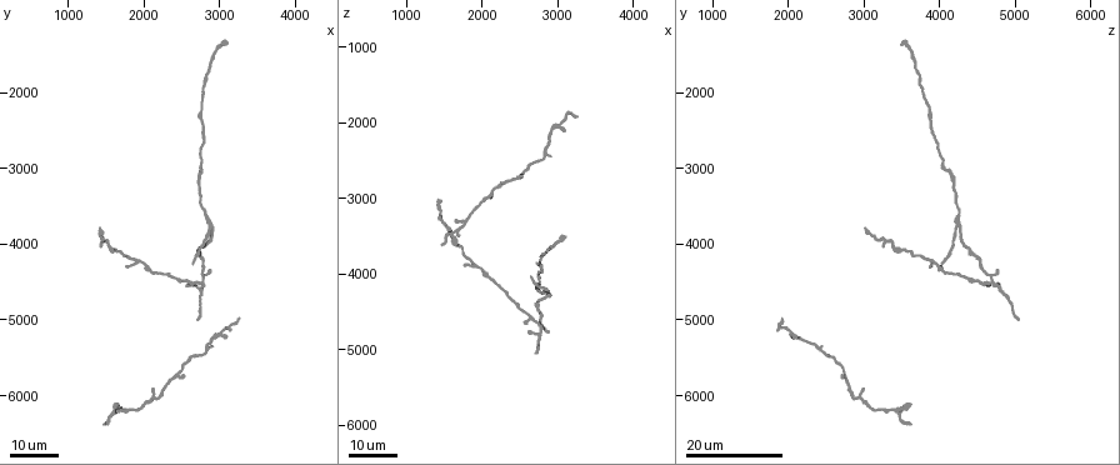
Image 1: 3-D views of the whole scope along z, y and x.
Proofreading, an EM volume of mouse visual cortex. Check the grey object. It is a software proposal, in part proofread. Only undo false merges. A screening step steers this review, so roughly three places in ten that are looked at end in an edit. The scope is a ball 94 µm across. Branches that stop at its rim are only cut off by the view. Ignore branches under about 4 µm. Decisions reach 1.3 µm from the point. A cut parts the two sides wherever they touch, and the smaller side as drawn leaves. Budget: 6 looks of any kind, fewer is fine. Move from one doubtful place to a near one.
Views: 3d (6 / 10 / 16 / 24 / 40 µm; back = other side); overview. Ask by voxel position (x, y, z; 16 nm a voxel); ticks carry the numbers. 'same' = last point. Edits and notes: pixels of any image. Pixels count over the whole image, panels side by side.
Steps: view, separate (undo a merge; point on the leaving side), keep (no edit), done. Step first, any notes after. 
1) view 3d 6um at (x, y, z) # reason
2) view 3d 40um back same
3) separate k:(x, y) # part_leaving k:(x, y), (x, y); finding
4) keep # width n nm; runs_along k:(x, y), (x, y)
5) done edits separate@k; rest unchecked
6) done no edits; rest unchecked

view 3d 24um at (2750, 4500, 4700) # four arms meet

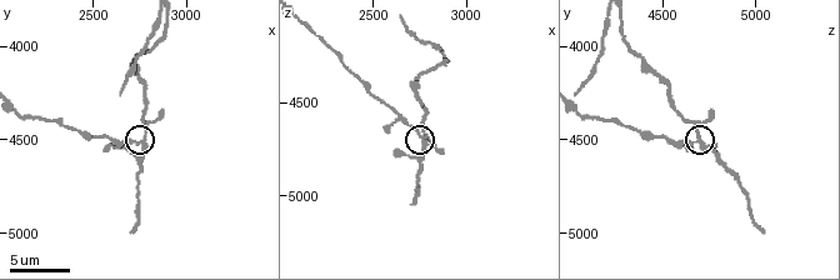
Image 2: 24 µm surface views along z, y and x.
view 3d 6um at (2780, 4500, 4700) # zoom in

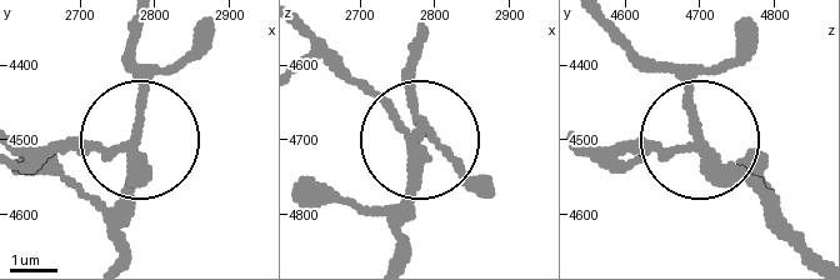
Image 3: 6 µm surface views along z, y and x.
keep # arms 4; all the same neuron

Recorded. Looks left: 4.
view 3d 16um at (2850, 3750, 4200) # branch point

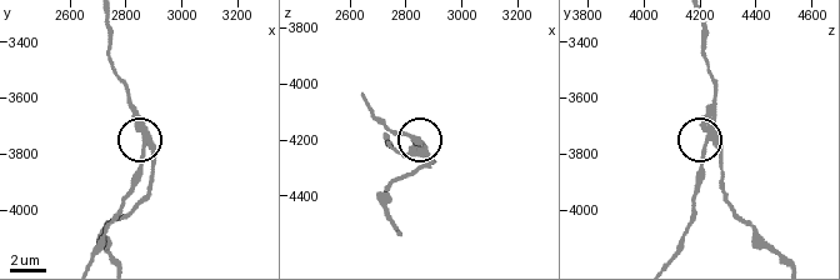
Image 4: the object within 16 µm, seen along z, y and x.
view 3d 6um at (2870, 3740, 4240)

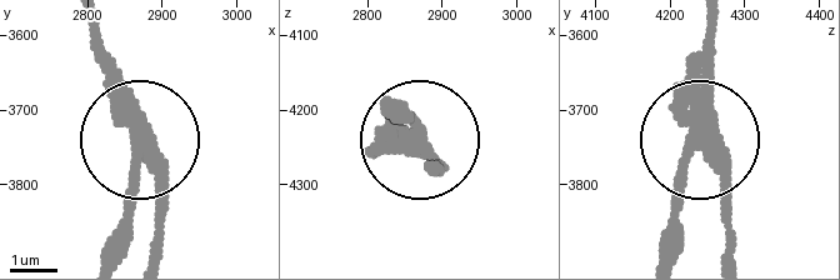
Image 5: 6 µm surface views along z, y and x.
separate 5:(133, 173) # arms 3; part_leaving 5:(123, 101), (135, 145), (123, 253); a second neuron is stuck on

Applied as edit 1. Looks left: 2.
done edits separate@5; rest unchecked

